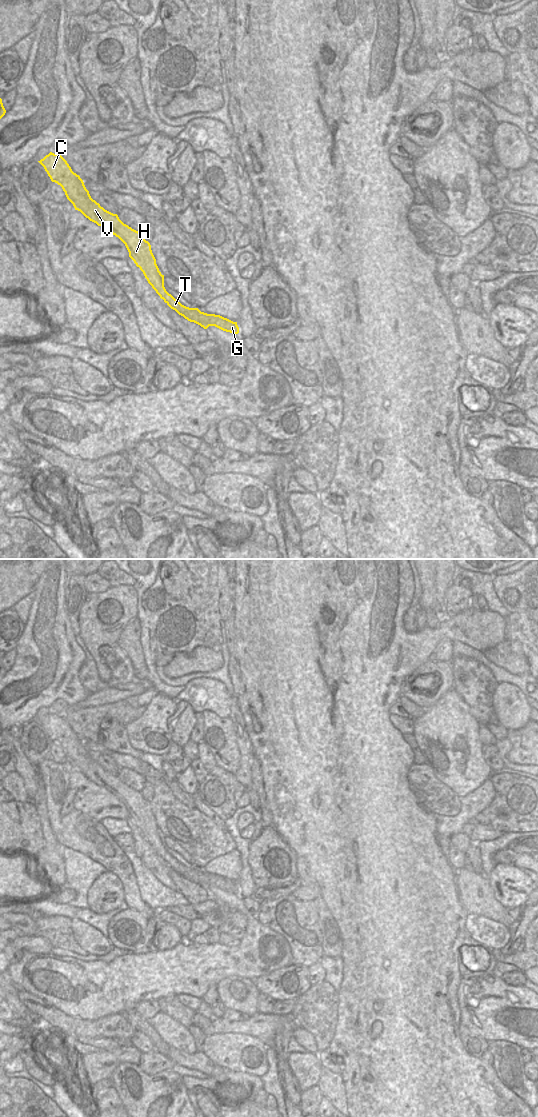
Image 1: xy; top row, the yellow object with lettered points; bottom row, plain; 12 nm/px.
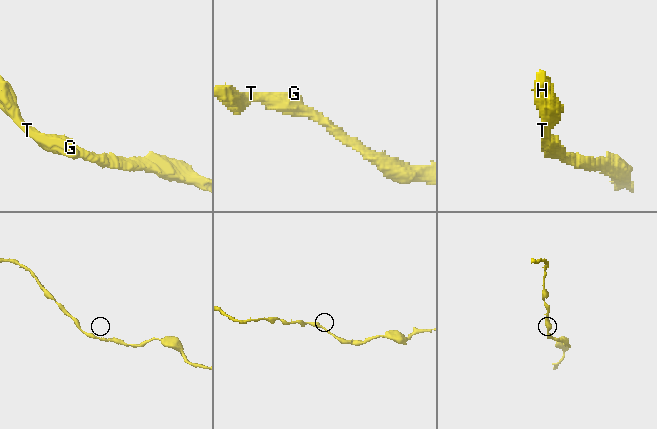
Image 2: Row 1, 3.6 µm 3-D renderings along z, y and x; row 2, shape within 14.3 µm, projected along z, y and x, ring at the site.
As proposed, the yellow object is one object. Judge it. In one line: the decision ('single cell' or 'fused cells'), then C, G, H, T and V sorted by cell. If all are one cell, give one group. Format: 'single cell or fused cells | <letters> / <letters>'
single cell | C G H T V

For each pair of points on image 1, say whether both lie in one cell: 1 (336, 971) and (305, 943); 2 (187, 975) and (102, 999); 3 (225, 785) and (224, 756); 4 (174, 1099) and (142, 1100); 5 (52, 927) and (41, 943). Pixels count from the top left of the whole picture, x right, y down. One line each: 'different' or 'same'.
1: different
2: same
3: different
4: same
5: different

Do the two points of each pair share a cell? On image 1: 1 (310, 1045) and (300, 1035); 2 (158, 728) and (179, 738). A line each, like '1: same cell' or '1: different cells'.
1: same cell
2: different cells

